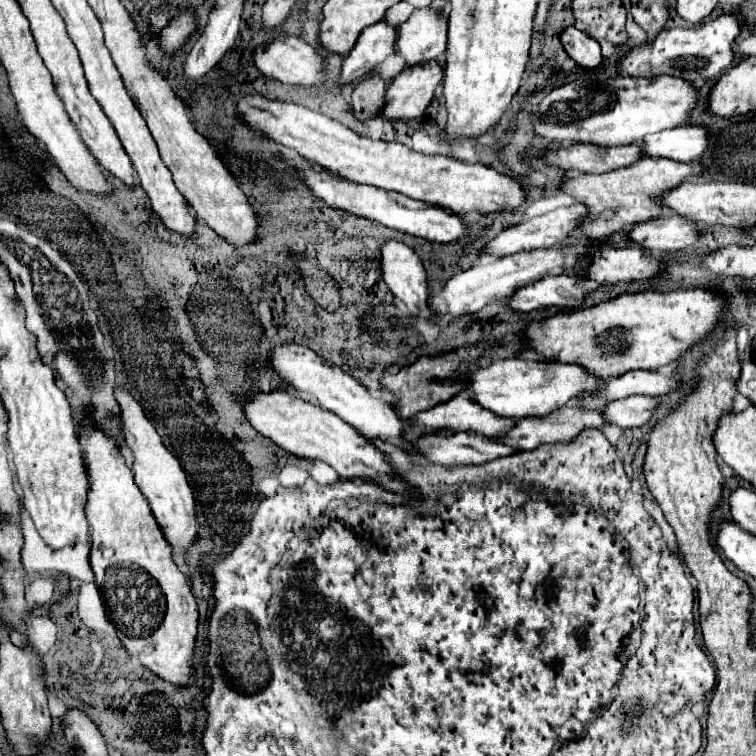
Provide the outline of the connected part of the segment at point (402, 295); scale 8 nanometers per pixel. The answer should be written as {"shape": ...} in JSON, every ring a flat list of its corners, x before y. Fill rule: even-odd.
{"shape":[[388,241,382,247,382,275,388,289,398,297,414,317,432,319,432,309,428,305,428,283,426,271,418,255,398,241]]}

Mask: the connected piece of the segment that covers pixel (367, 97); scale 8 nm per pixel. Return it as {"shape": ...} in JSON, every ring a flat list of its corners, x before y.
{"shape":[[380,77,362,81,352,93,354,117,360,123,366,123,366,121,378,117,384,109,384,93,386,93,386,83]]}

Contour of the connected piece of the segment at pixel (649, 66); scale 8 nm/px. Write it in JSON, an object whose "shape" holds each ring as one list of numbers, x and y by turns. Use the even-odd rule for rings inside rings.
{"shape":[[722,13,716,19,710,19,706,23,700,23,696,27,684,29,684,27,672,27,662,29,654,43,644,43,640,47,634,47,626,59,622,59,620,71,622,75,630,77,654,77,654,75,672,75,682,77,688,81,694,81,698,77,710,79,720,77,726,69,734,63,734,49,732,43,742,31,742,19,734,13]]}

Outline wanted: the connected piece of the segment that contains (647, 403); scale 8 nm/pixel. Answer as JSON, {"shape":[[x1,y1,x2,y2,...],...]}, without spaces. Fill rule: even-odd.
{"shape":[[630,395,626,399,610,401,604,417,608,423,618,425,622,429,630,427,642,427,648,423,658,407,660,399,658,397,648,397,648,395]]}

